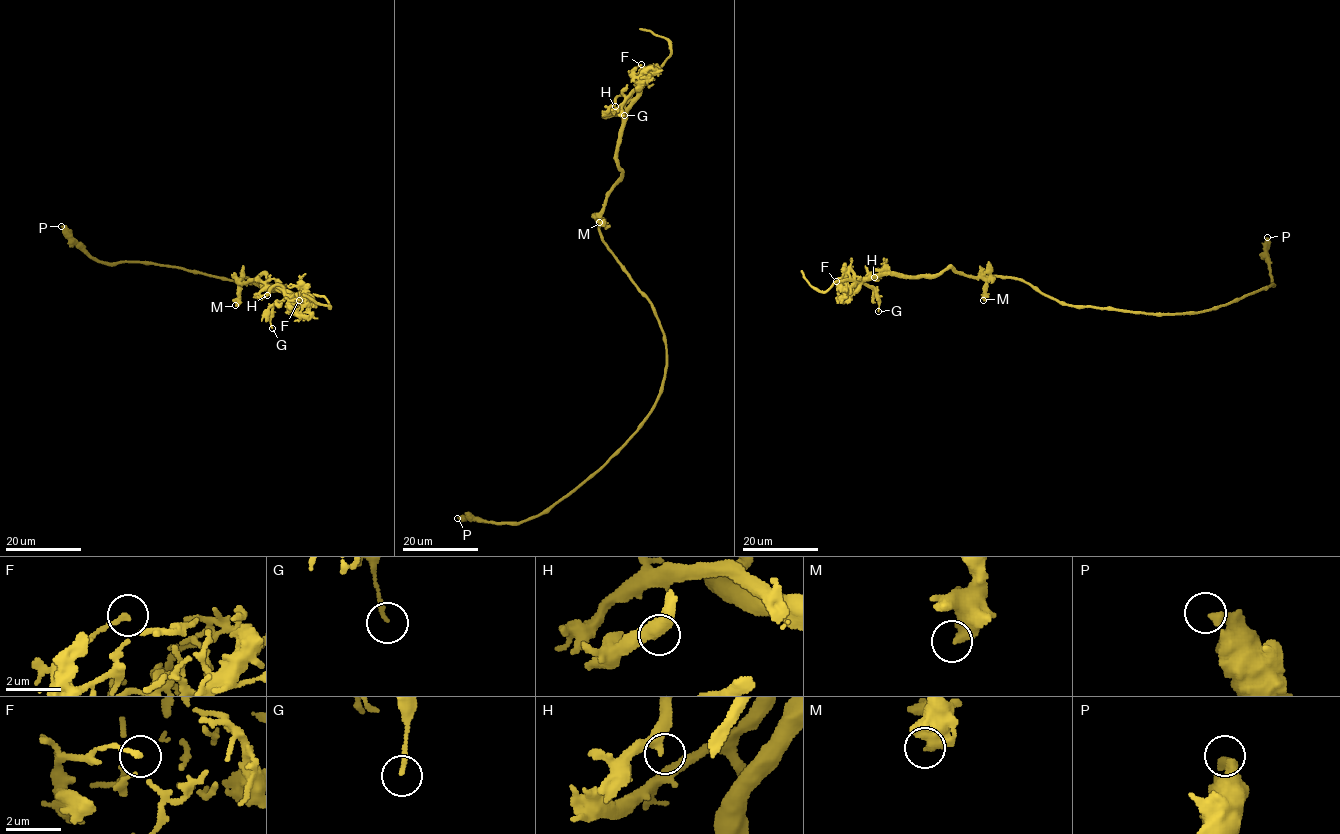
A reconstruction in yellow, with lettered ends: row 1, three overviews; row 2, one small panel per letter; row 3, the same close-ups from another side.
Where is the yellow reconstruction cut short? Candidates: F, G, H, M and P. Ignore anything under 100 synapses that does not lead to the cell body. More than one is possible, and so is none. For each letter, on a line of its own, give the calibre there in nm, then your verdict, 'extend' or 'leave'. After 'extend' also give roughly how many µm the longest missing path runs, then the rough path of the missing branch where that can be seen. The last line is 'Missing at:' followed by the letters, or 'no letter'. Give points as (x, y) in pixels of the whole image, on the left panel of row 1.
F: 160 nm | leave
G: 130 nm | leave
H: 340 nm | leave
M: 460 nm | leave
P: 360 nm | leave
Missing at: no letter

